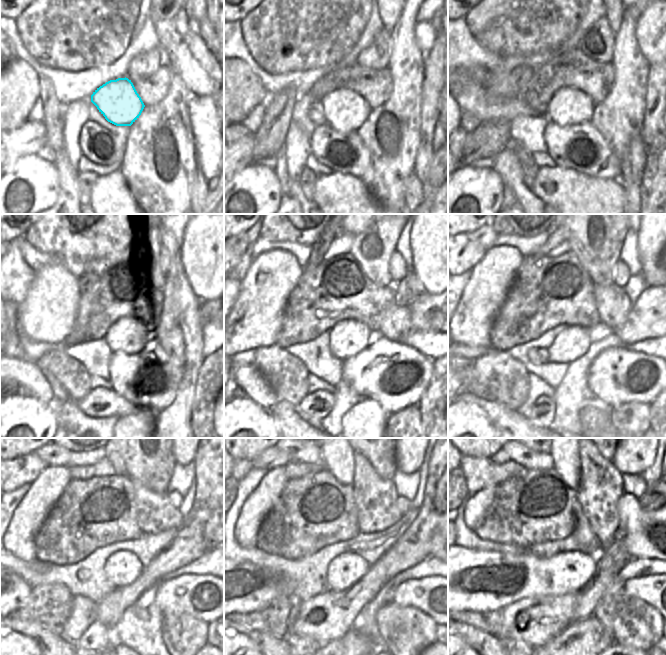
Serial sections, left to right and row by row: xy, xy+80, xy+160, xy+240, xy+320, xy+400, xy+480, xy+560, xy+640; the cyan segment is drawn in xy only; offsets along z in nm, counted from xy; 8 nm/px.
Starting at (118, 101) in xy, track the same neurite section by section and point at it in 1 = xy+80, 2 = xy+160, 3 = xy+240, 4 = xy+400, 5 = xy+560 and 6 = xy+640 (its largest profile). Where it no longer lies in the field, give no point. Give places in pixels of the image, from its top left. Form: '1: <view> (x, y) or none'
1: xy+80 (345, 110)
2: xy+160 (569, 106)
3: xy+240 (126, 334)
4: xy+400 (571, 343)
5: xy+560 (346, 569)
6: xy+640 (468, 580)

